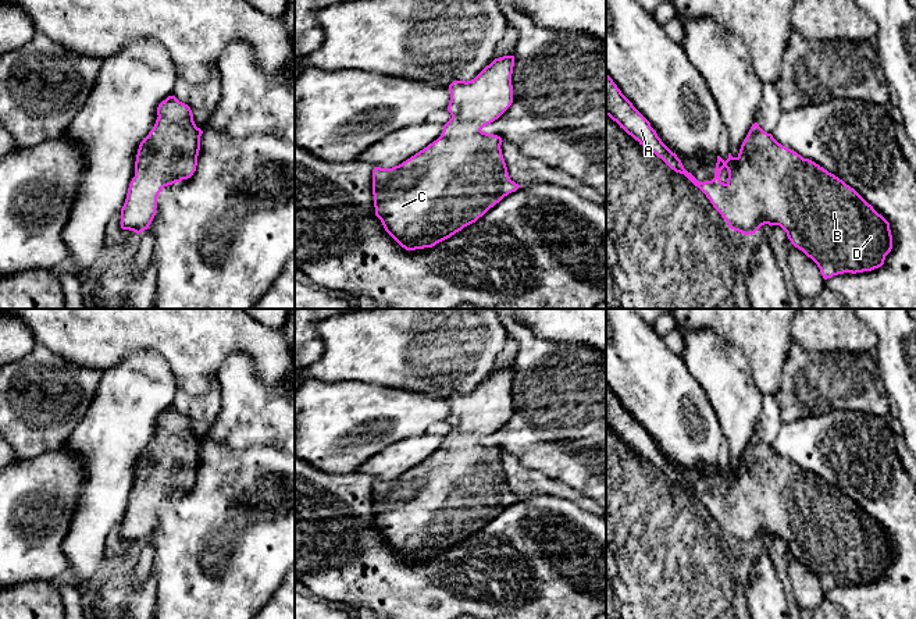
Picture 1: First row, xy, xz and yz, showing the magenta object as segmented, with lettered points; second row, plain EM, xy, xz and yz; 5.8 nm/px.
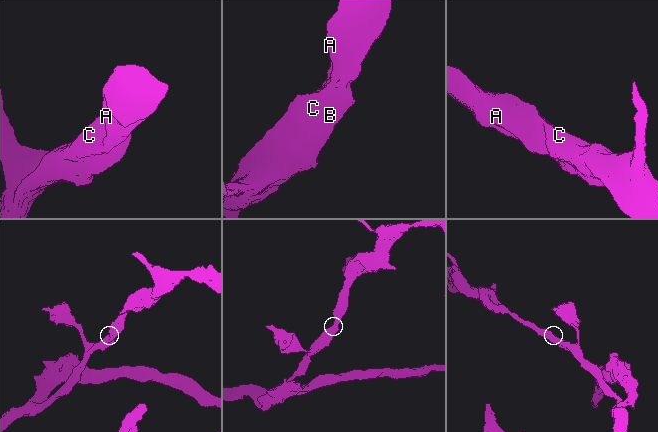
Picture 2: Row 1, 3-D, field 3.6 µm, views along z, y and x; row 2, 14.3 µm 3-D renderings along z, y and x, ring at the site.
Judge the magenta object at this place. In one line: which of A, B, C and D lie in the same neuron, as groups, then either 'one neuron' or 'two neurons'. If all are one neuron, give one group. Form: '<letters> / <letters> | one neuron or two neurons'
A B C D | one neuron

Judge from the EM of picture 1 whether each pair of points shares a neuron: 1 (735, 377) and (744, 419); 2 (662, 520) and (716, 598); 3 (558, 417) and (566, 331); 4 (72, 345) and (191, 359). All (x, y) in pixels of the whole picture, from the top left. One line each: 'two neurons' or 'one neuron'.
1: one neuron
2: one neuron
3: two neurons
4: one neuron

